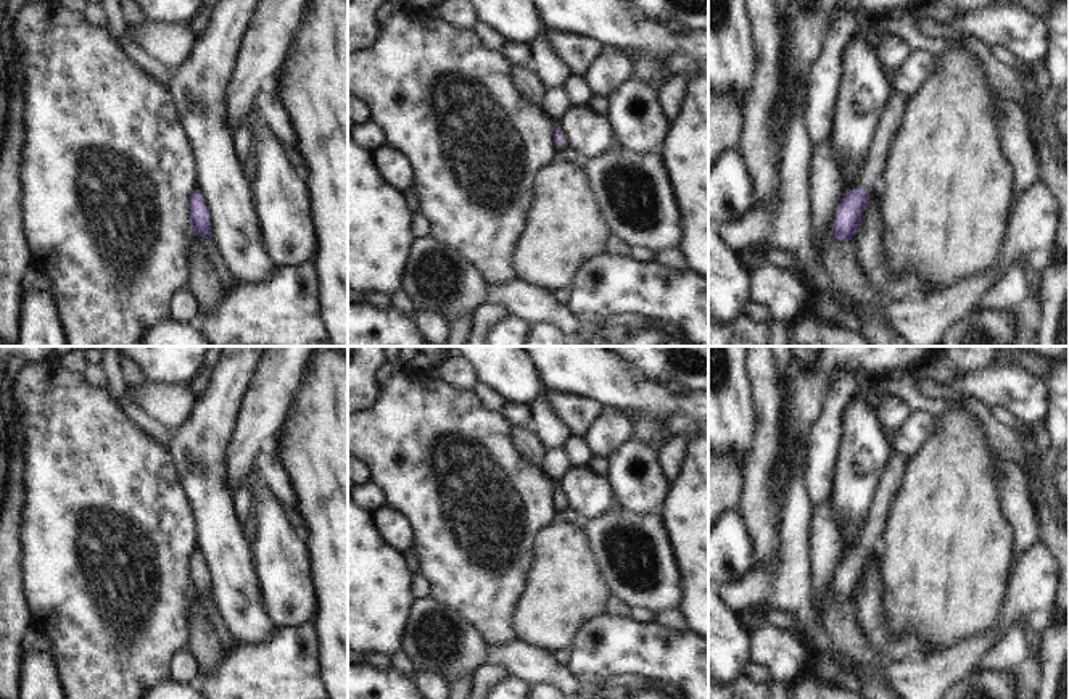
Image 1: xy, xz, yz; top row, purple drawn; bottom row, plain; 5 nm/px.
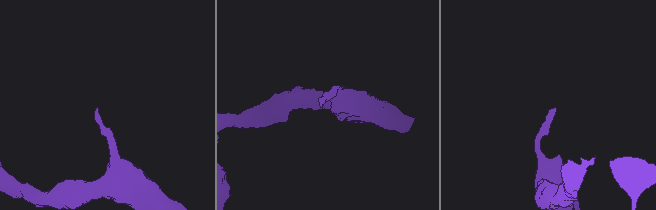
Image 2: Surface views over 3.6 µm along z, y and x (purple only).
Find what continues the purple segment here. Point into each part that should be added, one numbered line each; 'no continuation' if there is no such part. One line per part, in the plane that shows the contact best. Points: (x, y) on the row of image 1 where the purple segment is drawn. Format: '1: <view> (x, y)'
1: yz (873, 176).

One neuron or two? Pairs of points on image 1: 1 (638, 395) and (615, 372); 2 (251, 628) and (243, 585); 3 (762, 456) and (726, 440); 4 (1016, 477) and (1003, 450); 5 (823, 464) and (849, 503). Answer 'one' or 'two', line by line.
1: one
2: one
3: two
4: two
5: two

